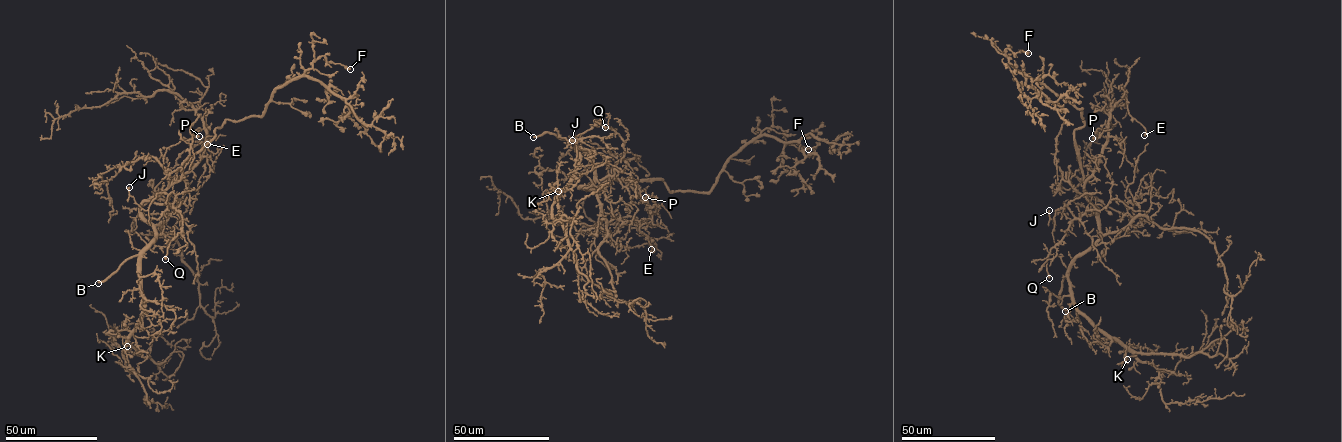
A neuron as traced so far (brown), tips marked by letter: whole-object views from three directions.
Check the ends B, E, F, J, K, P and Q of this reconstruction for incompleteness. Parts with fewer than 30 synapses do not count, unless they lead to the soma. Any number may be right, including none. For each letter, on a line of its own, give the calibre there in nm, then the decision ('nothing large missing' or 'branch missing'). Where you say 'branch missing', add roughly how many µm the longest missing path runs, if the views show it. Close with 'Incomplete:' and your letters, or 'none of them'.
B: 480 nm | branch missing | 35 µm
E: 480 nm | nothing large missing
F: 650 nm | nothing large missing
J: 440 nm | nothing large missing
K: 130 nm | nothing large missing
P: 550 nm | nothing large missing
Q: 500 nm | nothing large missing
Incomplete: B

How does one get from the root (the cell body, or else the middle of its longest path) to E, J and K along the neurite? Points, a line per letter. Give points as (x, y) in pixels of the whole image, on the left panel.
E: (154, 198), (202, 157), (206, 129), (191, 103), (198, 103), (205, 111), (207, 144)
J: (154, 198), (147, 200), (171, 203), (172, 207), (175, 194), (158, 193), (144, 210), (129, 194), (129, 187)
K: (154, 198), (141, 207), (154, 229), (154, 241), (141, 257), (143, 313), (122, 339), (127, 346)

